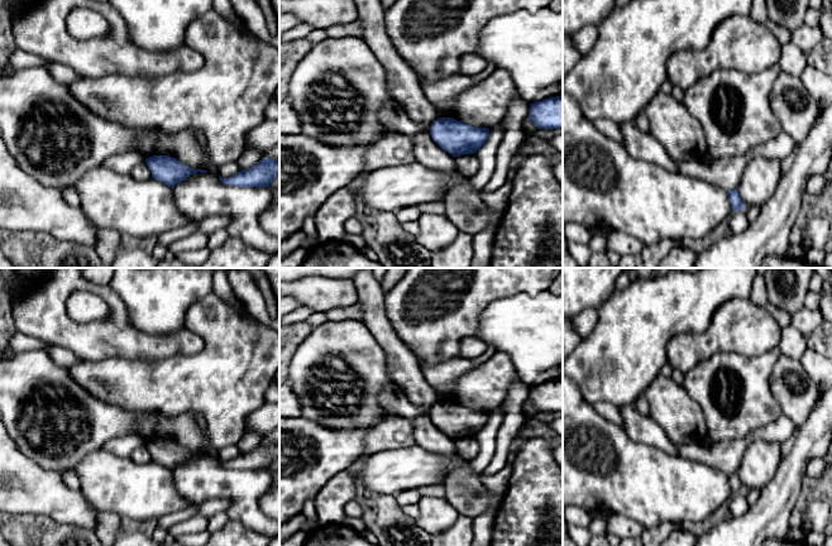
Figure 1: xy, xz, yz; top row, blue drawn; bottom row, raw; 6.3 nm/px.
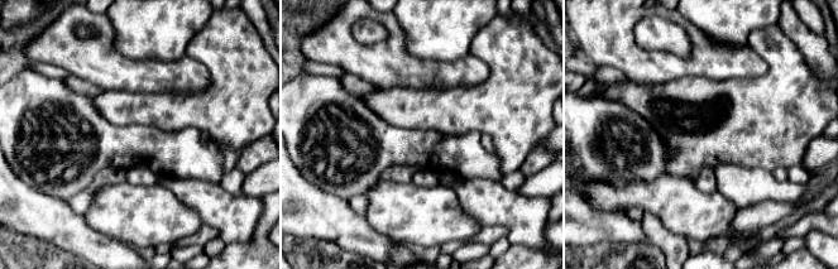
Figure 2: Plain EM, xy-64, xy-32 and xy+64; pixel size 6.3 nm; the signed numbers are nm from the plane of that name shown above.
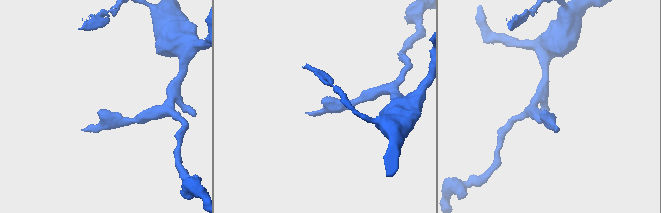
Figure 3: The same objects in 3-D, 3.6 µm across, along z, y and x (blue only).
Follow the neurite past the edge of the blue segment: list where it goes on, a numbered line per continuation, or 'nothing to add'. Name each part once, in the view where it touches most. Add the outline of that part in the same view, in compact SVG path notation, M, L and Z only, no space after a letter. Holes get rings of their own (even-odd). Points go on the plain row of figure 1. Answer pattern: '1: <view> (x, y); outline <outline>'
nothing to add

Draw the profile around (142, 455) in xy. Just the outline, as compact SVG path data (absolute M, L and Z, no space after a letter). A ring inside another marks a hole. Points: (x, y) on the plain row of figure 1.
M145 445L134 450L130 455L130 459L137 464L147 464L152 461L150 452Z

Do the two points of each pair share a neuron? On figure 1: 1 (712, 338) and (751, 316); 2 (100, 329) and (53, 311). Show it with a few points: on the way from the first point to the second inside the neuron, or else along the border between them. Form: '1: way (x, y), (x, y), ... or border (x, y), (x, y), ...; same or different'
1: way (722, 335), (732, 327), (741, 325); same
2: way (89, 329), (71, 329), (65, 322); same

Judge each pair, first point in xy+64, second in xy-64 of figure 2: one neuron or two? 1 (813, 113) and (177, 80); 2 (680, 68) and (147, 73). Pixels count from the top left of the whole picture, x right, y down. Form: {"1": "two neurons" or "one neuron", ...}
{"1": "two neurons", "2": "one neuron"}

